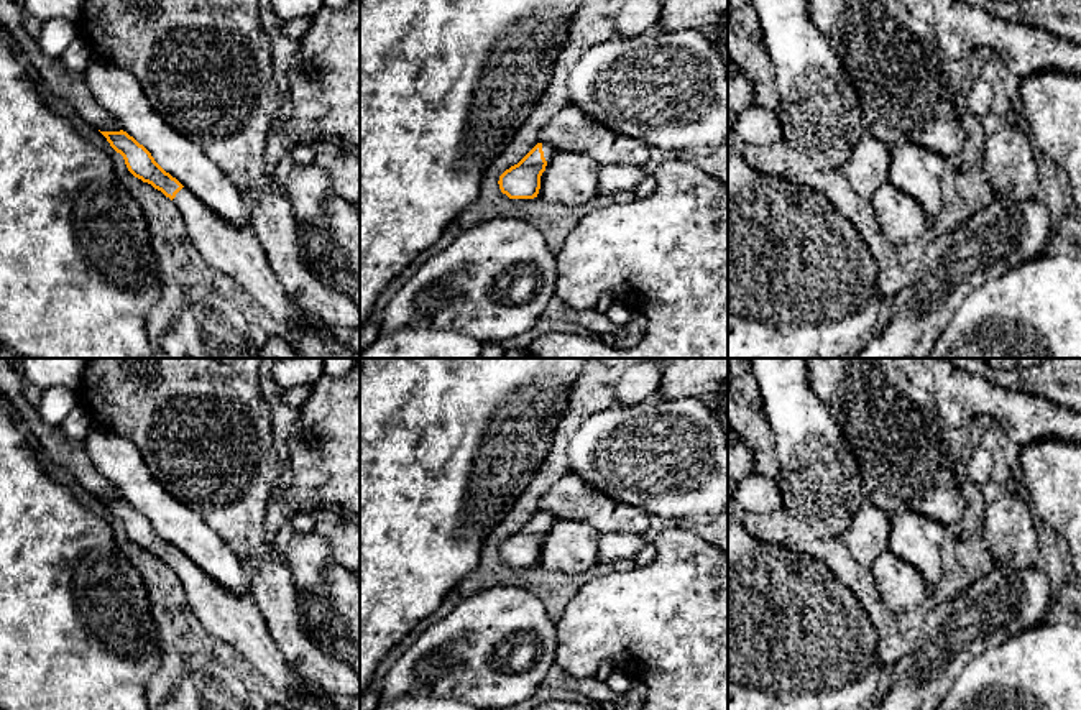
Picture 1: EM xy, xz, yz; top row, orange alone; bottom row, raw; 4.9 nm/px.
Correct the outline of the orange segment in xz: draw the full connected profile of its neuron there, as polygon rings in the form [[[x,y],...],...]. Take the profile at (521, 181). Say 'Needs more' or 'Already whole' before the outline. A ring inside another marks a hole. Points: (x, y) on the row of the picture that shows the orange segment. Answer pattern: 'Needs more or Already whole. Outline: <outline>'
Needs more. Outline: [[[537,143],[518,164],[499,176],[499,189],[509,199],[534,199],[545,166],[559,153],[550,143]]]

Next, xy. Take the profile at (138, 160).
Needs more. Outline: [[[100,131],[110,146],[125,159],[128,171],[169,197],[179,209],[191,245],[215,271],[232,276],[274,319],[291,327],[296,322],[314,322],[325,332],[345,335],[309,312],[302,311],[278,279],[266,253],[250,225],[223,220],[196,194],[166,173],[126,131]]]

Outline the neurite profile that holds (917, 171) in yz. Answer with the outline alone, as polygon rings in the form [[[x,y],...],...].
[[[913,143],[890,150],[889,181],[923,205],[927,222],[943,209],[945,161],[946,158]]]

